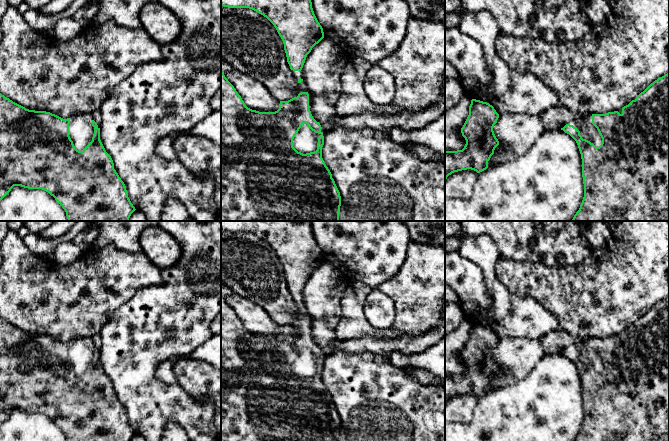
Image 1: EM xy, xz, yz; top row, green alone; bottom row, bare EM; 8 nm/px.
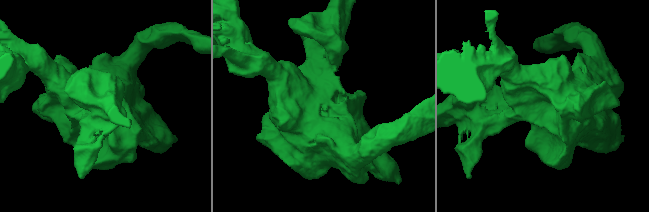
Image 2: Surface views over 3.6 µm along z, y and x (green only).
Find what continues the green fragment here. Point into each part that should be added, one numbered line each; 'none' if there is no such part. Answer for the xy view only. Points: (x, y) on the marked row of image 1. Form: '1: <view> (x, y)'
1: xy (81, 131)

